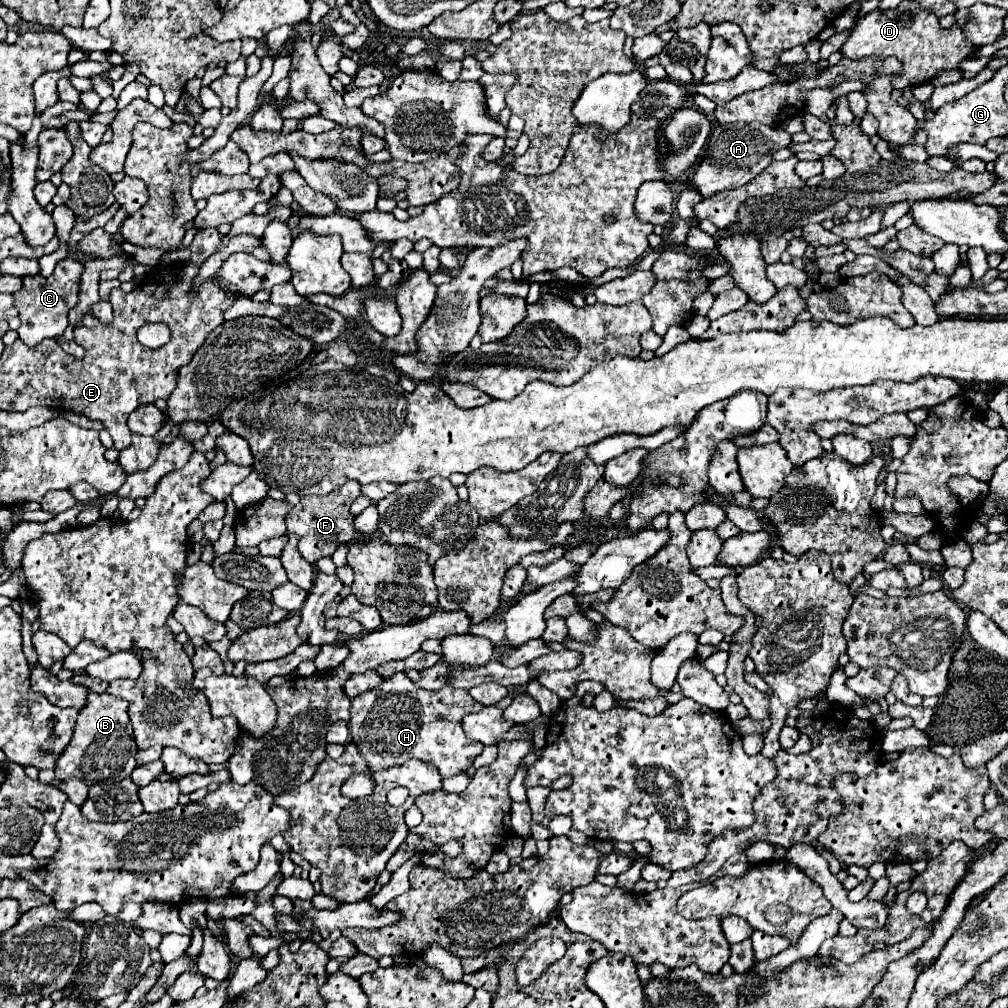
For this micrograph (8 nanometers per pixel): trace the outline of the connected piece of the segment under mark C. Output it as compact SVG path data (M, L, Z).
M72 258L60 260L56 272L50 278L42 278L40 274L24 278L24 286L14 294L14 304L18 308L20 328L18 336L26 346L36 346L46 338L60 336L68 326L68 312L78 304L78 288L80 288L82 264Z

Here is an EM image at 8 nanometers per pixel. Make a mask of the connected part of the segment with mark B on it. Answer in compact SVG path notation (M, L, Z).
M90 692L86 706L80 710L74 736L62 756L56 760L56 778L68 780L72 776L84 780L88 786L92 784L108 784L108 782L120 782L124 778L130 778L132 770L136 768L134 754L138 752L134 744L132 724L128 720L128 702L122 698L116 698L108 692L94 694Z

